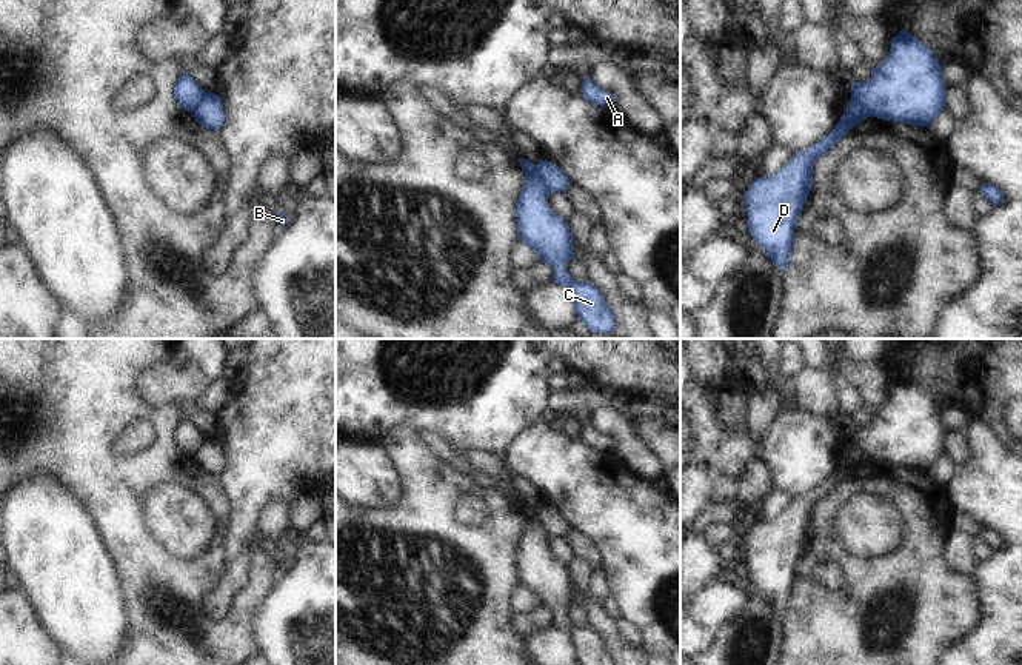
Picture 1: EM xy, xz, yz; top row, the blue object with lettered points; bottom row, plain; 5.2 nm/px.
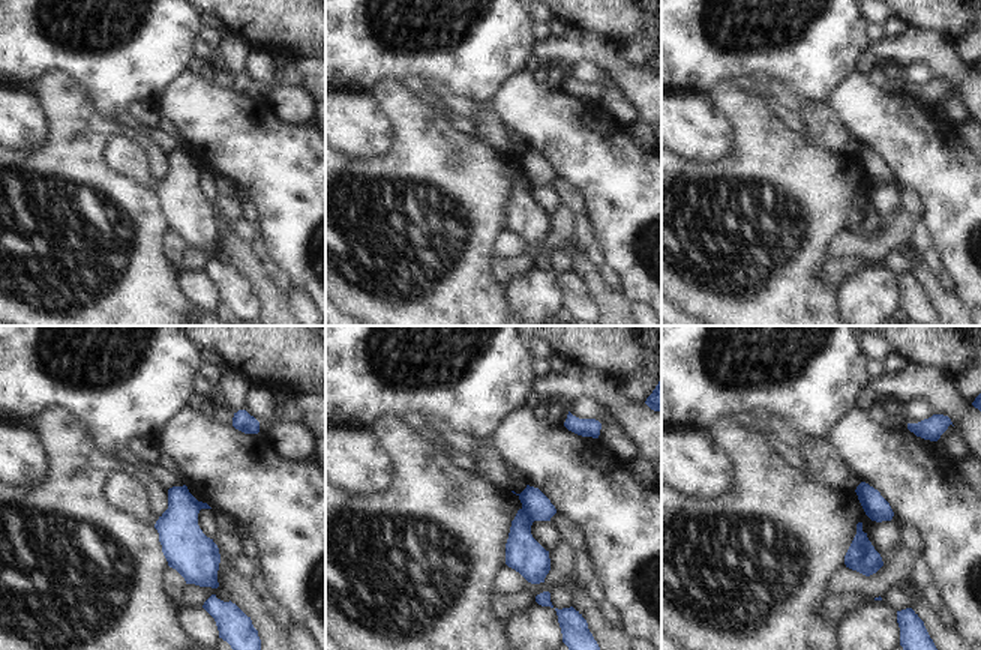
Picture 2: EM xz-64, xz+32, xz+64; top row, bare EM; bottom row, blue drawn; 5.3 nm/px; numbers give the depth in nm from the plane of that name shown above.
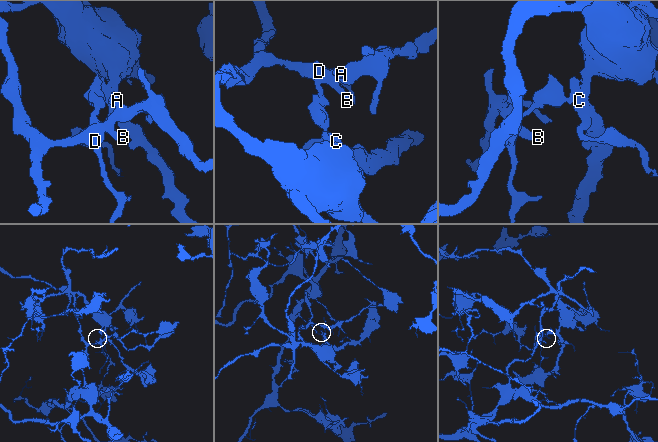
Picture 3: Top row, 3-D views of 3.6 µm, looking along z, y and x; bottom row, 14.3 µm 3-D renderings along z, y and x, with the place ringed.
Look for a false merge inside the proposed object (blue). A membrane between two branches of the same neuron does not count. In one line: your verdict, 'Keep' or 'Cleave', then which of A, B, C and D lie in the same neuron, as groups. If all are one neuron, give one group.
Cleave. Groups: A B D / C.

